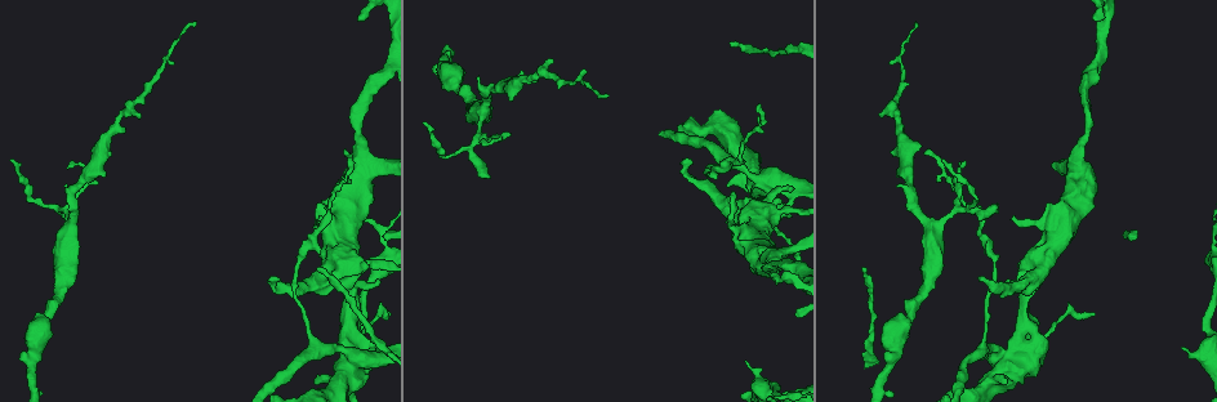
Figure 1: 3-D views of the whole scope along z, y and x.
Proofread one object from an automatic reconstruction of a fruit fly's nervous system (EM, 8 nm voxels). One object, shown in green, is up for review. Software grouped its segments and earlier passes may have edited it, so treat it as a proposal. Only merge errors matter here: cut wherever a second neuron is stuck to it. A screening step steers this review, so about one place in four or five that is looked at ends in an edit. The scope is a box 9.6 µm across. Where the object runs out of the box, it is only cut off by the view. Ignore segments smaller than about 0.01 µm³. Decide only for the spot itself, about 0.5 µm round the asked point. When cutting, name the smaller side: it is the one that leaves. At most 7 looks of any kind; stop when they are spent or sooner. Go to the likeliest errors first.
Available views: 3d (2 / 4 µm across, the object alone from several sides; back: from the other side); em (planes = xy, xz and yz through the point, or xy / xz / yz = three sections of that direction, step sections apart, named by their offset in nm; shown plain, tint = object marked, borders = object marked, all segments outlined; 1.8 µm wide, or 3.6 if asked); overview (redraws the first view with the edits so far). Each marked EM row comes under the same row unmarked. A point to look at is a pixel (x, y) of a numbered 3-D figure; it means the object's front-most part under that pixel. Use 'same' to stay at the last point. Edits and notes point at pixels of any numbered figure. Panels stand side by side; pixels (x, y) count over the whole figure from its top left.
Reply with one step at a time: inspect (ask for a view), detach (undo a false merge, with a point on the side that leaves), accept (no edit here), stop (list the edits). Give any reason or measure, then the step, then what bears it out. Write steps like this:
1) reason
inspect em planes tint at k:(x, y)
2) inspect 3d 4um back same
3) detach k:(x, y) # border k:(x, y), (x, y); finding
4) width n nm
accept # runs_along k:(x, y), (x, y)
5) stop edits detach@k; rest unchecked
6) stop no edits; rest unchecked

sharp bend
inspect 3d 4um at 1:(761, 190)

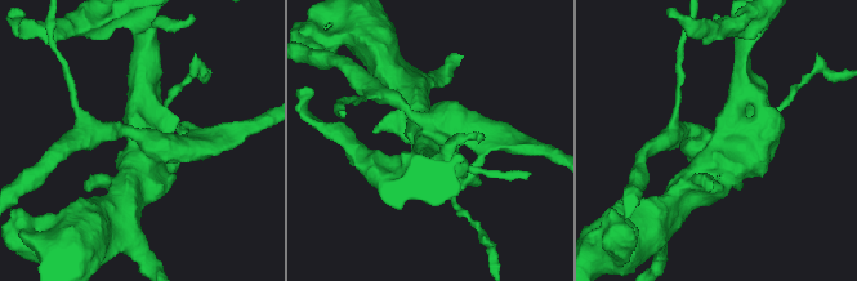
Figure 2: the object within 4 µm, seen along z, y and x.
inspect em 3.6um planes tint at 2:(716, 145)

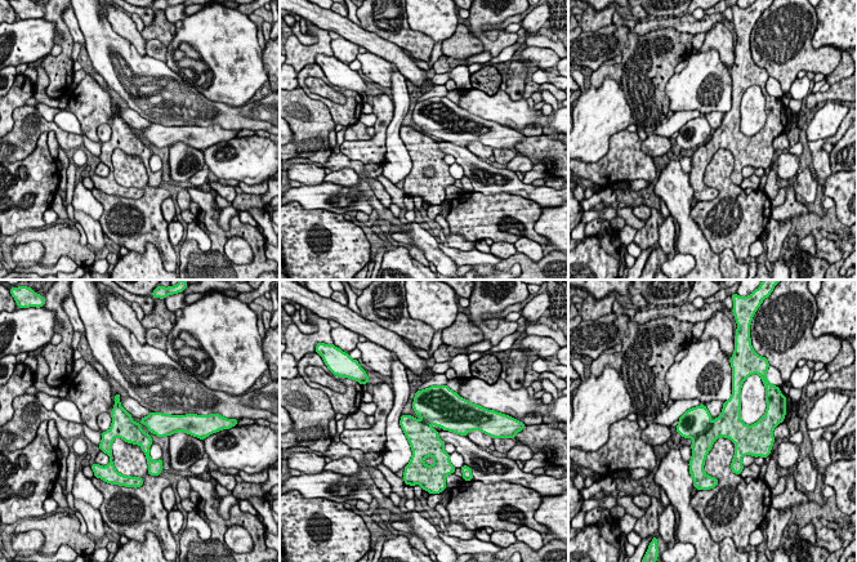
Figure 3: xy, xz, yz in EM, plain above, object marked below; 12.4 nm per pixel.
width 300 nm
detach 3:(693, 422) # two neurons meet here

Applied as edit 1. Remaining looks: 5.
inspect overview

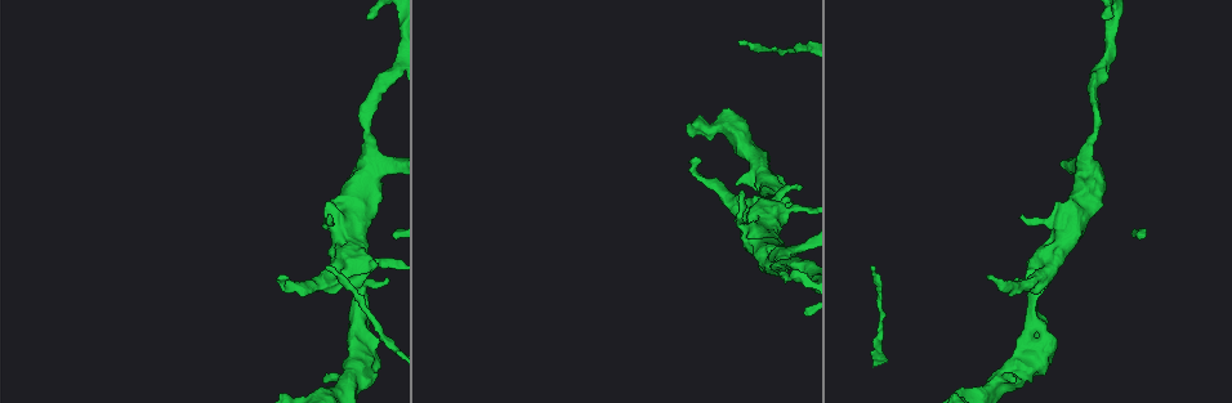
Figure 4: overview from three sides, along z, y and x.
sharp bend
inspect em xz step 8 tint at 4:(1084, 170)

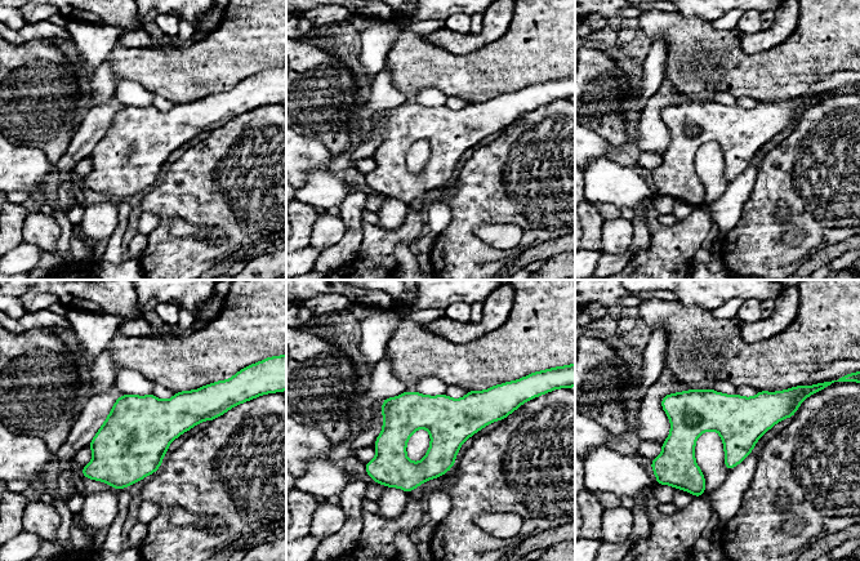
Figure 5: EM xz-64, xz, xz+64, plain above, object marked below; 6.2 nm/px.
another direction
inspect em xy step 4 tint same

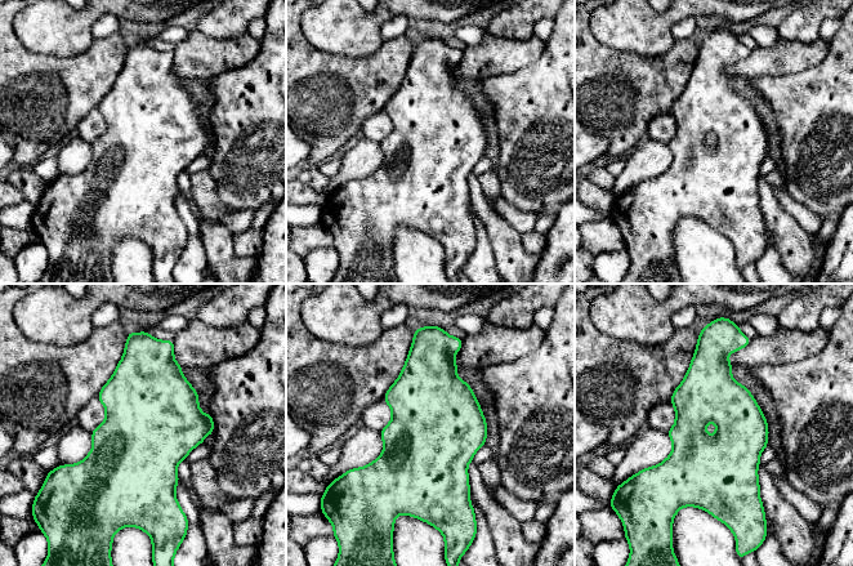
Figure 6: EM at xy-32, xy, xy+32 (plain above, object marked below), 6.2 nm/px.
accept # one neuron here

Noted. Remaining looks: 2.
inspect em 3.6um xy step 4 tint at 4:(361, 266)

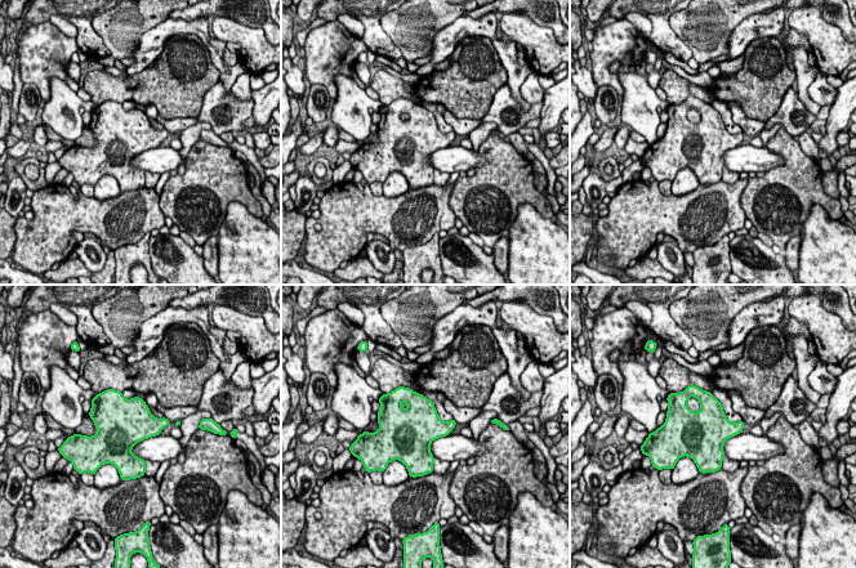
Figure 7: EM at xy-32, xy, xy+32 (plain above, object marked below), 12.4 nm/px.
inspect em 3.6um planes tint same

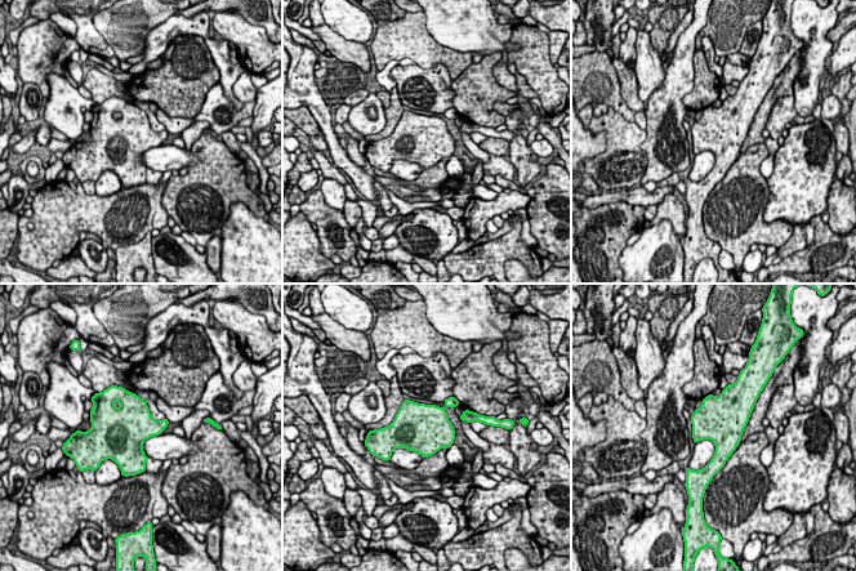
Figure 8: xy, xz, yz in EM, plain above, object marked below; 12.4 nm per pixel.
accept # continuous, no second neuron

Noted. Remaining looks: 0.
stop edits detach@3; rest unchecked

